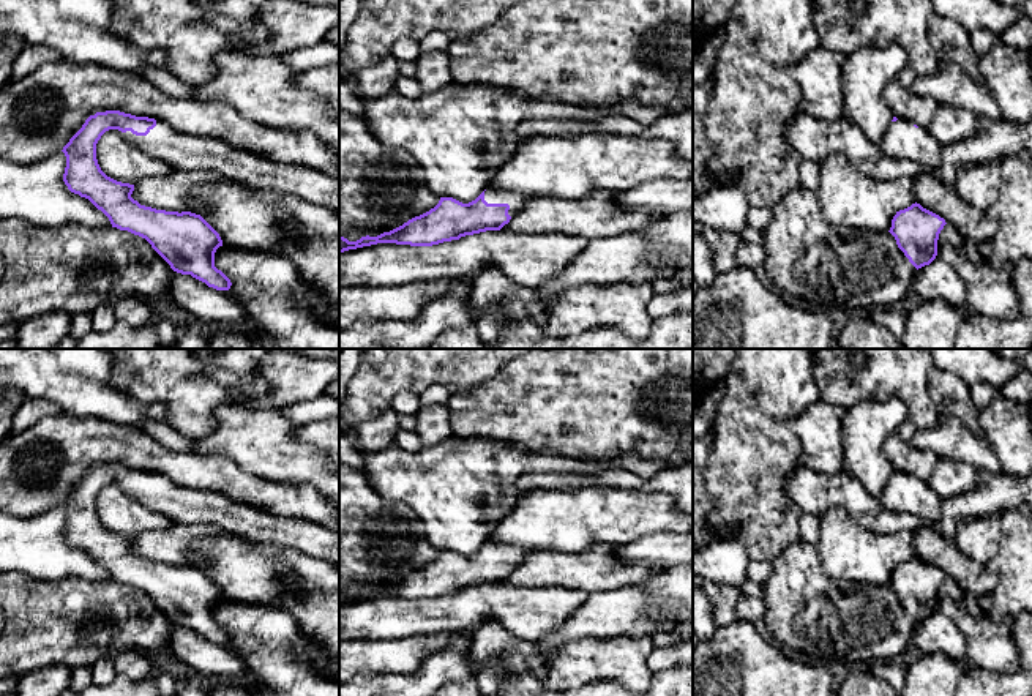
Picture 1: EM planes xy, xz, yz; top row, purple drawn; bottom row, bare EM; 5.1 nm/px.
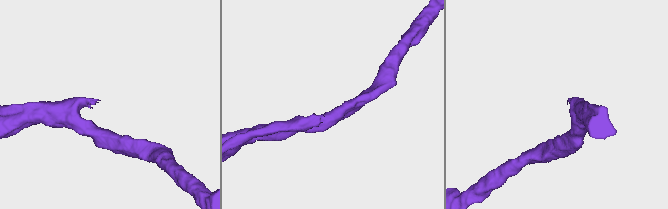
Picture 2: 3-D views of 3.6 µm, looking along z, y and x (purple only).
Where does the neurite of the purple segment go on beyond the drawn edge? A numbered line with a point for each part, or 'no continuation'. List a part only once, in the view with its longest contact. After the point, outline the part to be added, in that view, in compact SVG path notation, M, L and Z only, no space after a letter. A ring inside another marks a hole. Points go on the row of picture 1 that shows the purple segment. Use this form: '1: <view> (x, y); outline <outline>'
1: xz (491, 196); outline M488 188L484 191L484 200L488 204L508 204L510 216L514 216L522 208L522 205L527 202L527 199L529 199L527 196L521 193L513 193L513 191L495 191L492 188Z

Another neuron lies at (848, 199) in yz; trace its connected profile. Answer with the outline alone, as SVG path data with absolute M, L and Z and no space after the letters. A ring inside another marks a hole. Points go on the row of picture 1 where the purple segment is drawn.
M828 155L819 163L819 185L816 197L825 221L836 230L855 229L871 232L888 232L893 216L912 204L914 178L901 177L895 181L873 180L858 174L843 155Z

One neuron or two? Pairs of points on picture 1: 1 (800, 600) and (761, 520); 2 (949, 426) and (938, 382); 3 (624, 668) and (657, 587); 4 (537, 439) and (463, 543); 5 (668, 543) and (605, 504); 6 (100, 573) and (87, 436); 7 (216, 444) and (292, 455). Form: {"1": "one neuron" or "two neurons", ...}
{"1": "two neurons", "2": "two neurons", "3": "two neurons", "4": "two neurons", "5": "two neurons", "6": "two neurons", "7": "one neuron"}

